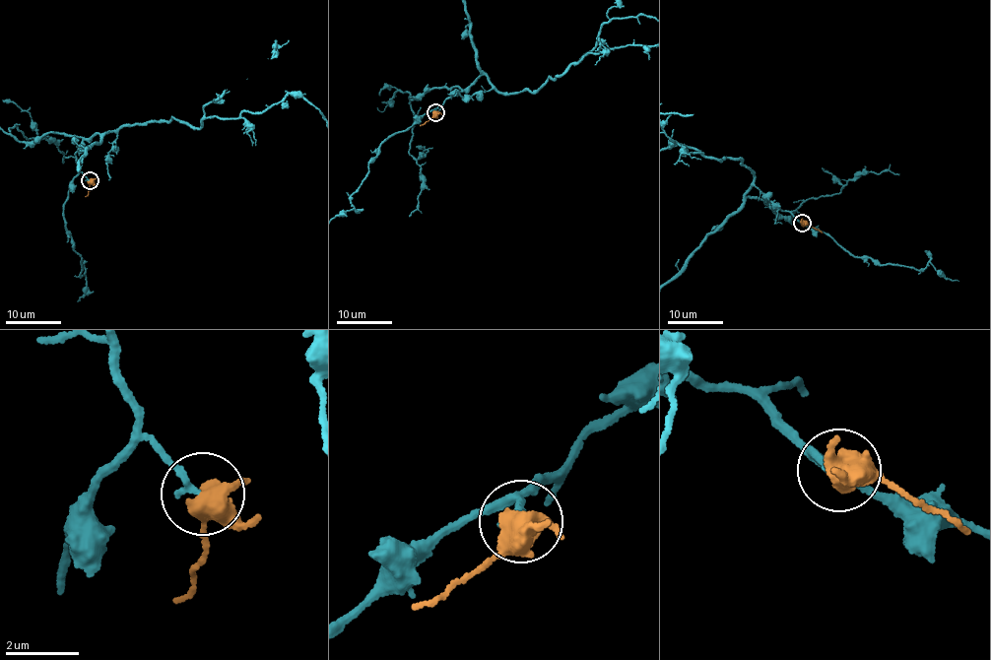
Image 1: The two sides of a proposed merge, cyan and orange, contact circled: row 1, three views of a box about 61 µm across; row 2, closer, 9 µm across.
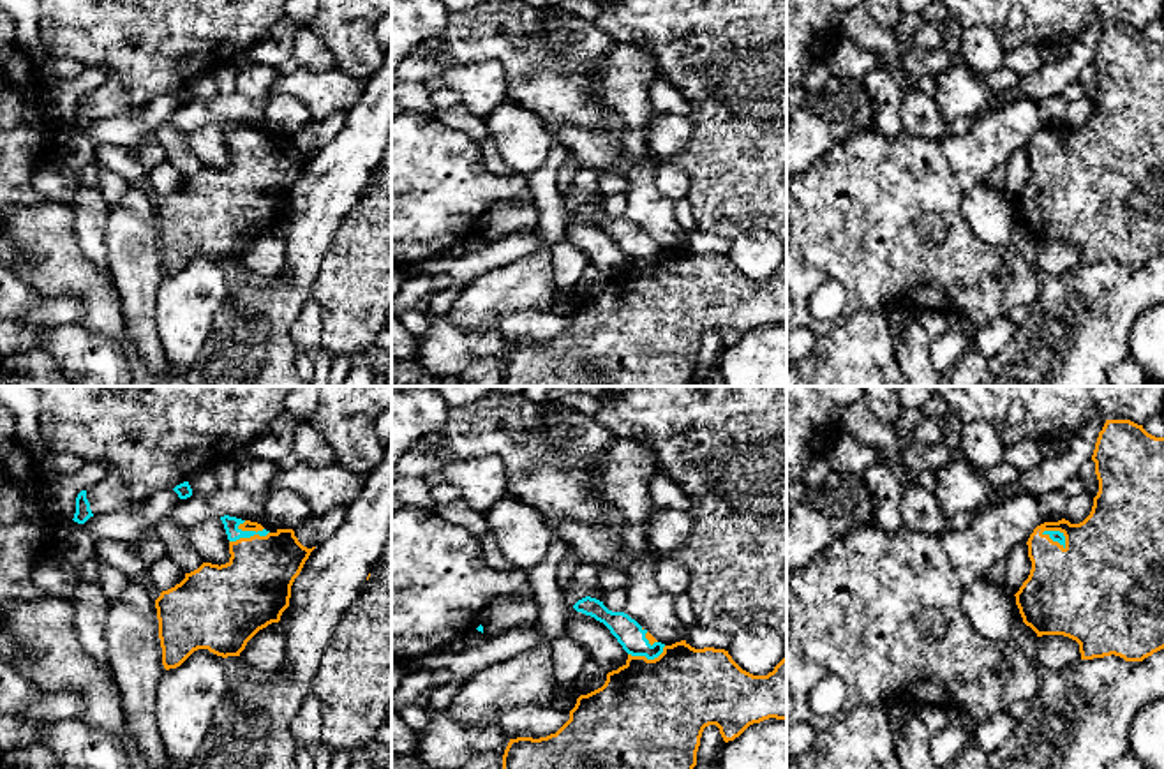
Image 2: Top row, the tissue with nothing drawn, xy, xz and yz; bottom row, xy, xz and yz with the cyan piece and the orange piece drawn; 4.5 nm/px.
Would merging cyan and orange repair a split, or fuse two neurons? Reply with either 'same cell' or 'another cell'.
same cell

